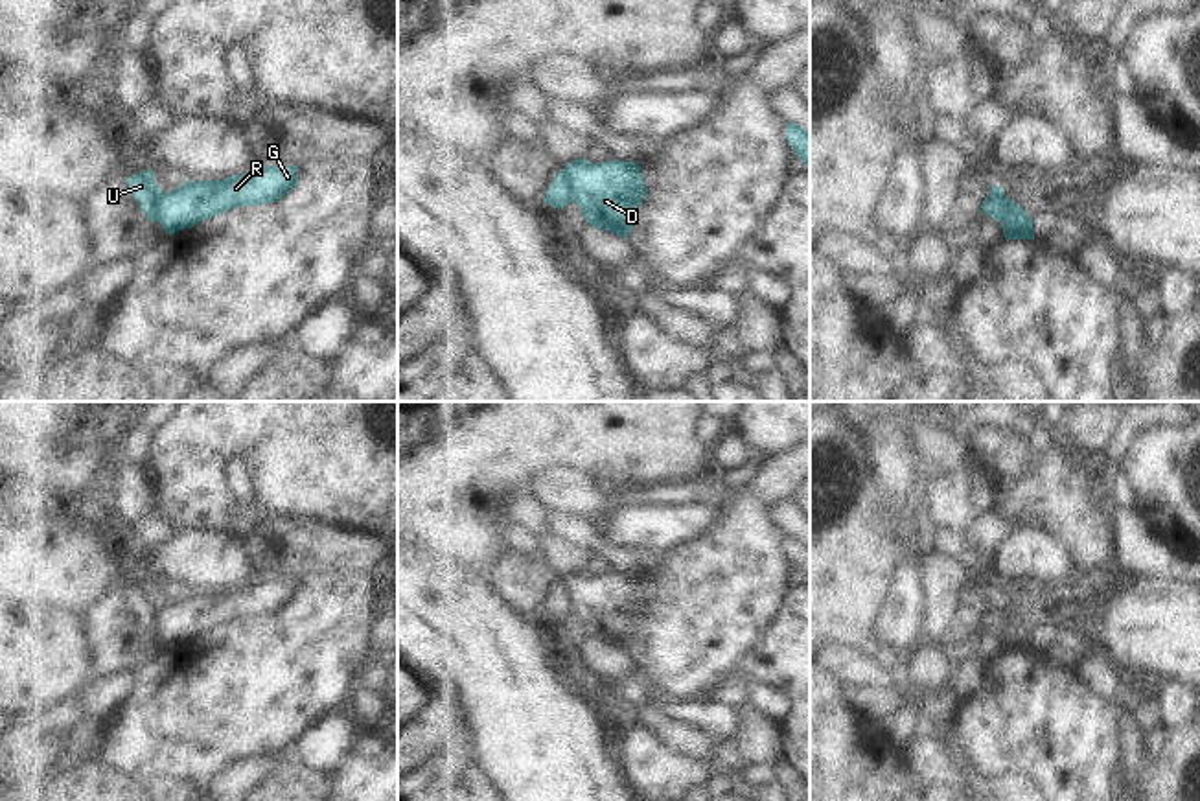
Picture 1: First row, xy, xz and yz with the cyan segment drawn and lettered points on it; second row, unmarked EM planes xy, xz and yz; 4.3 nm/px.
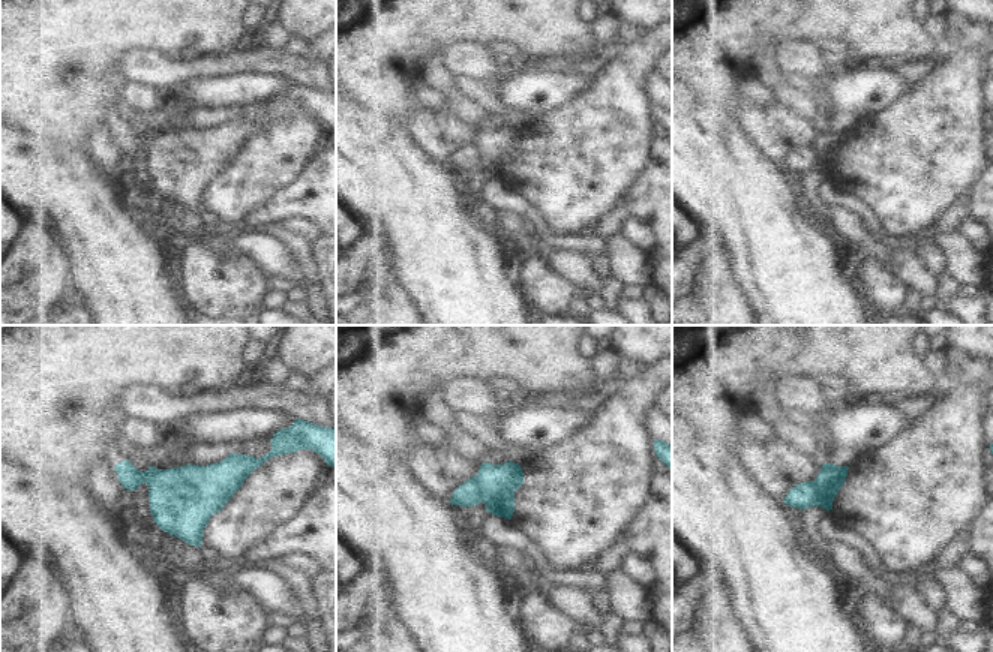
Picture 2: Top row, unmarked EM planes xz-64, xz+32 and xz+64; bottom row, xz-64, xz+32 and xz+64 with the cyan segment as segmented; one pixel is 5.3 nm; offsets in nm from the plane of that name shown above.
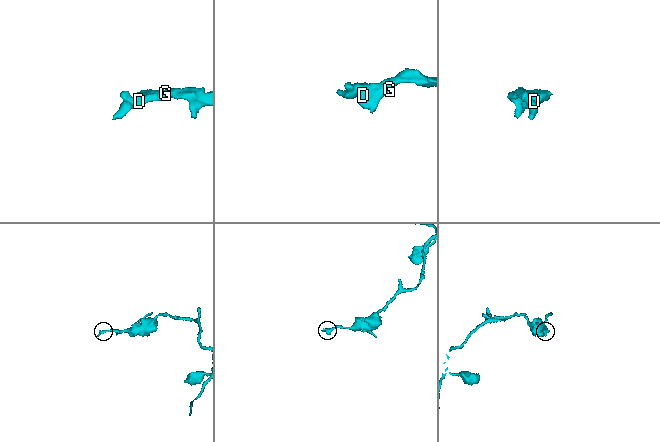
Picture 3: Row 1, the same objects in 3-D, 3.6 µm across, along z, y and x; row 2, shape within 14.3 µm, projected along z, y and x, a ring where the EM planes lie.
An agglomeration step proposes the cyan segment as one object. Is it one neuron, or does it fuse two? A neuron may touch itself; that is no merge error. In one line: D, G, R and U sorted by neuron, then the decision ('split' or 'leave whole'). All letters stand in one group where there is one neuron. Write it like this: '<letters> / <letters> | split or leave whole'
D G R / U | split

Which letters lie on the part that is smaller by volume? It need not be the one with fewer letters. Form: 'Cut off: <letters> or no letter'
Cut off: U

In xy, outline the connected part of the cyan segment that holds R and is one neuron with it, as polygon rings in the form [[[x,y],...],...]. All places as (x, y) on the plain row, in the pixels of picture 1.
[[[267,576],[223,593],[195,595],[188,591],[182,598],[160,608],[160,637],[169,648],[234,619],[274,615],[294,602],[296,597],[296,578]]]

